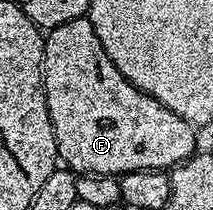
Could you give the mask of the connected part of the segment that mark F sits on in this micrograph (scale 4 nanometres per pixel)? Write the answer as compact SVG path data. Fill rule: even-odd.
M84 17L82 19L74 19L73 21L65 21L65 25L57 25L50 28L46 32L43 40L43 88L47 94L47 104L49 105L49 117L53 121L53 129L55 130L55 140L57 141L57 149L59 150L59 159L62 160L70 170L84 175L128 175L134 171L163 171L179 166L186 159L196 154L195 135L196 128L192 127L181 117L177 117L177 113L173 113L169 109L165 109L165 105L161 105L161 101L157 101L153 97L149 97L141 89L137 89L127 80L121 73L121 69L117 69L117 65L113 65L113 61L109 61L109 57L105 53L105 49L101 45L101 41L97 41L97 37L93 33L93 25L90 19Z

